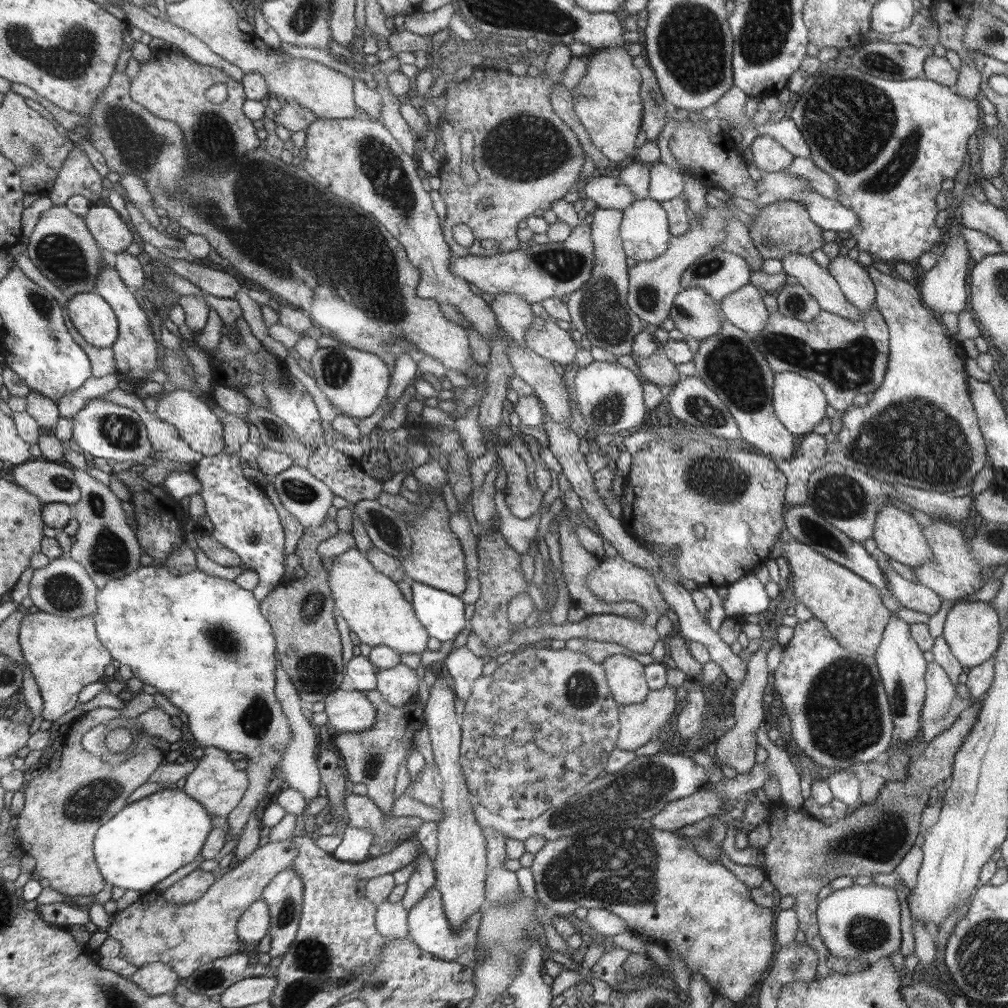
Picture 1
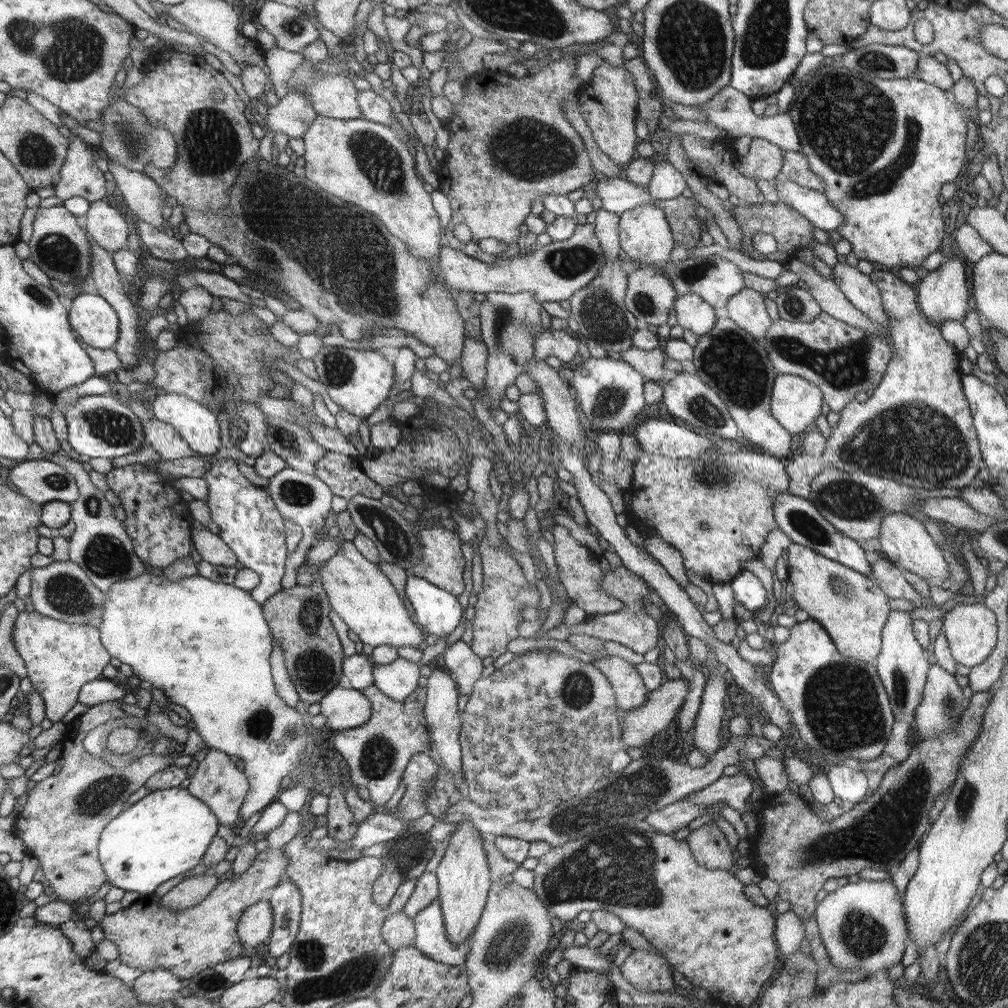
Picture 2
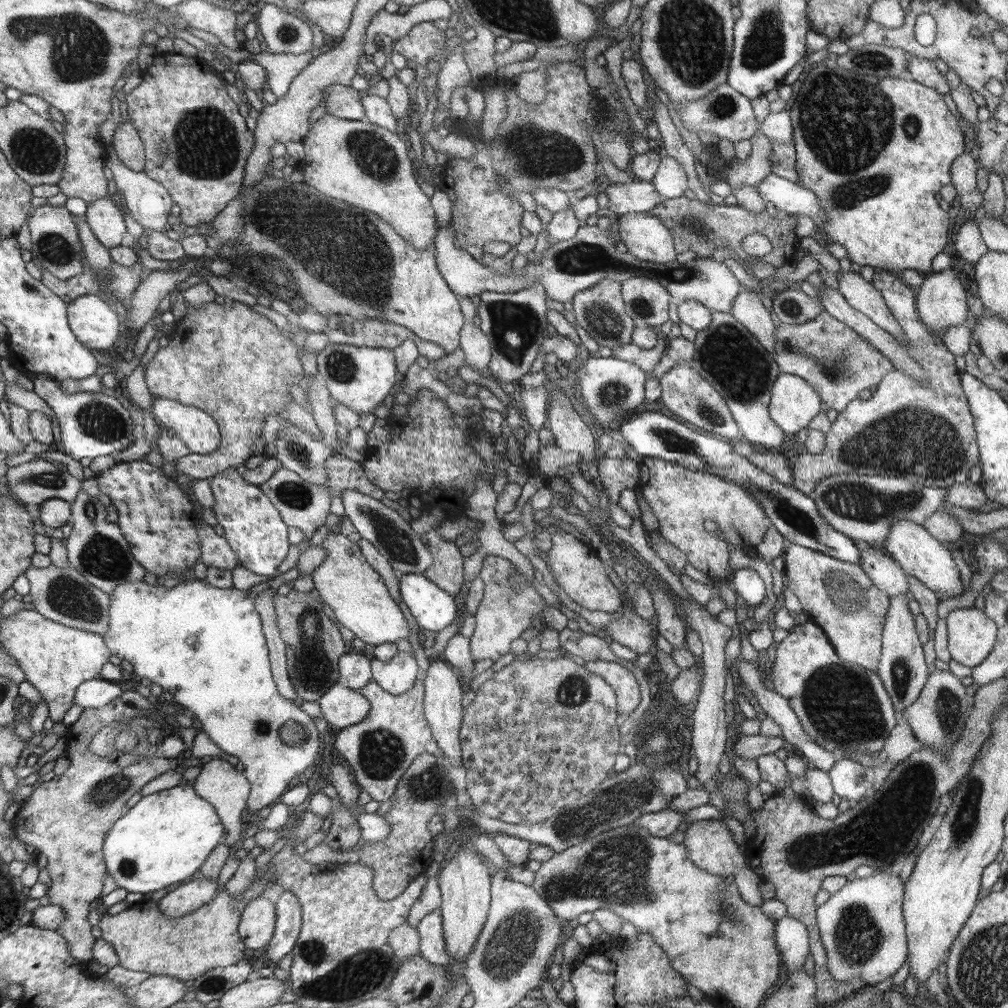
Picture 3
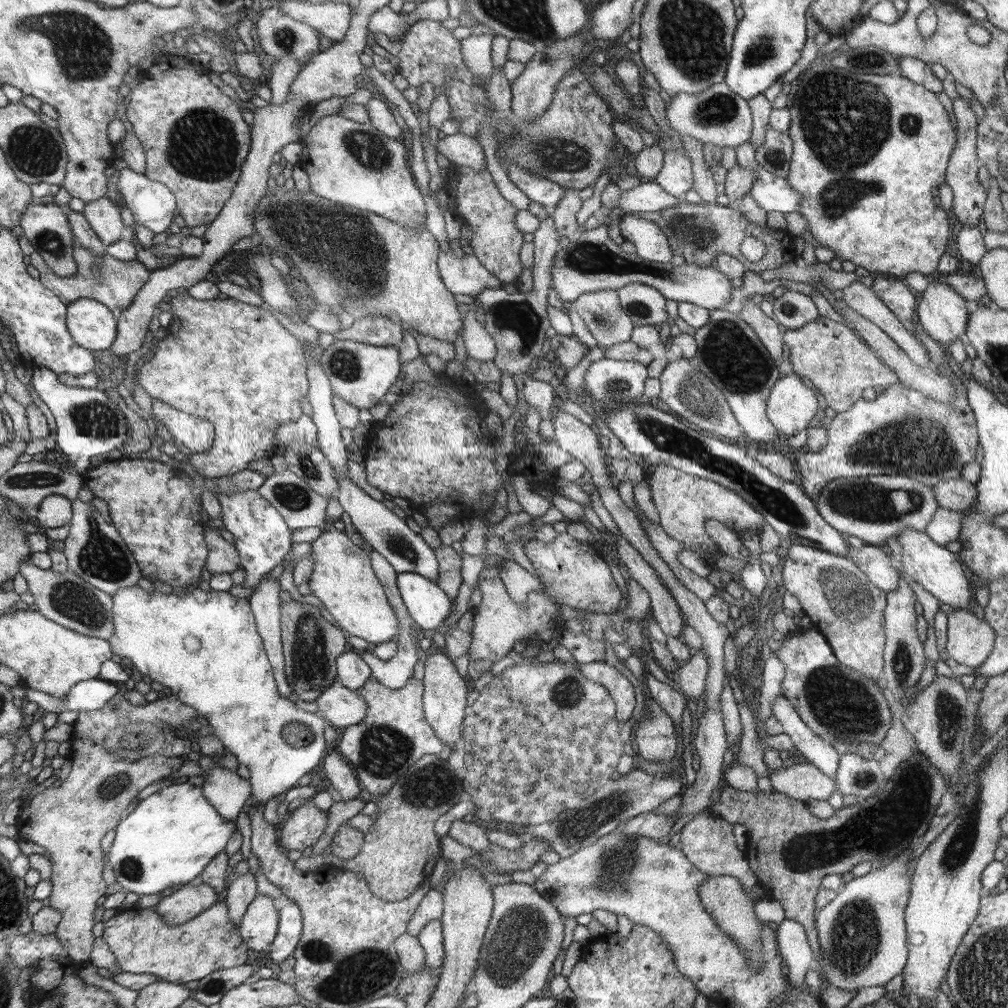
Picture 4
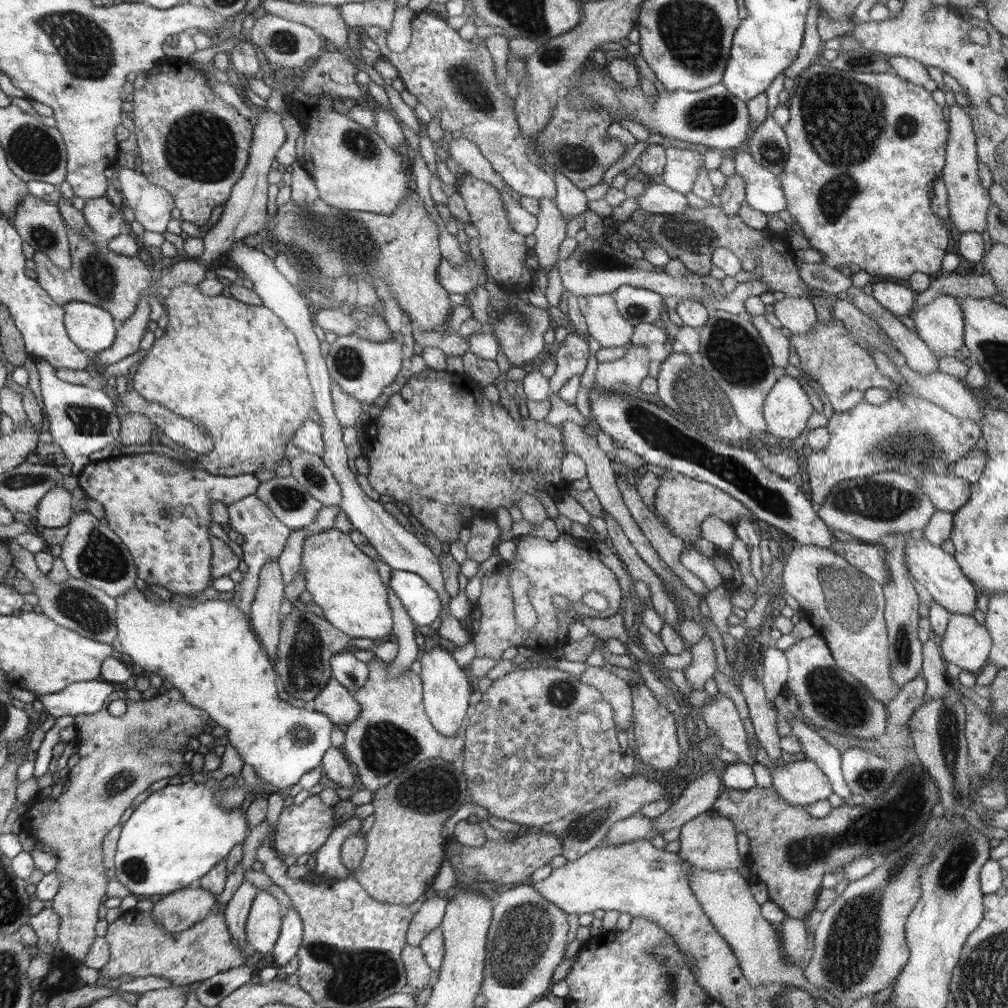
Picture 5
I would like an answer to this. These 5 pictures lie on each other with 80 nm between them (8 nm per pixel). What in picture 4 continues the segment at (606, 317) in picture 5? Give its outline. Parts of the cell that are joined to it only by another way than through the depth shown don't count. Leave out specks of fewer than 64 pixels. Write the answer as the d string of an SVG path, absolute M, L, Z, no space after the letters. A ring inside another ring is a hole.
M615 290L580 294L572 303L597 347L608 347L630 340L633 323L621 312Z

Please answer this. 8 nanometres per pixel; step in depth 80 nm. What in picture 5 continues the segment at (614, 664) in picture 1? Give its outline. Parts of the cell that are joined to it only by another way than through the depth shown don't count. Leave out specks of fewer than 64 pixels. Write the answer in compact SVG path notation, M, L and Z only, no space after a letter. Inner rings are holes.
M586 666L579 675L582 683L597 688L604 696L605 703L613 706L615 723L622 731L626 731L631 724L631 690L629 686L619 680L619 677L609 673L608 669L599 666Z

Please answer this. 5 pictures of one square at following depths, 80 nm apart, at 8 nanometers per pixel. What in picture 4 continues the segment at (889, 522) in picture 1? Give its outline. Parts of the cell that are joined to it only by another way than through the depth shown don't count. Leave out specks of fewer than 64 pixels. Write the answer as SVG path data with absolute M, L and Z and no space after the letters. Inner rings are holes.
M904 528L900 532L897 542L901 546L901 568L904 576L910 577L922 589L935 597L939 604L947 604L954 610L963 610L969 604L971 592L969 592L969 582L963 574L961 564L957 562L957 558L947 552L947 549L941 548L937 543L933 542L927 534L912 528Z

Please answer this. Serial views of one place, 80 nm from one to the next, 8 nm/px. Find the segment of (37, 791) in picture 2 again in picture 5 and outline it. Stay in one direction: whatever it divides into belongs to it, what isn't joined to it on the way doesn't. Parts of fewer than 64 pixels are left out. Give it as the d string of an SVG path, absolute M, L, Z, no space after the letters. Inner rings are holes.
M177 688L167 691L163 695L151 700L128 700L125 692L113 692L110 700L124 700L127 704L126 712L120 716L109 714L109 708L104 708L95 714L80 714L75 717L74 724L78 728L77 744L79 746L79 762L68 776L68 789L61 793L56 800L38 798L30 809L20 818L24 820L25 831L42 845L51 848L51 854L58 858L55 871L60 872L62 885L56 897L52 900L54 911L61 917L60 948L73 957L75 964L83 964L88 956L97 936L100 923L99 910L108 895L107 868L103 858L103 840L107 832L111 832L117 824L121 825L121 816L133 806L137 796L145 794L151 784L163 778L177 777L181 770L187 768L185 754L191 738L205 732L212 718L211 715L199 707L188 704ZM137 738L137 740L135 740ZM152 740L154 747L144 747L145 742Z

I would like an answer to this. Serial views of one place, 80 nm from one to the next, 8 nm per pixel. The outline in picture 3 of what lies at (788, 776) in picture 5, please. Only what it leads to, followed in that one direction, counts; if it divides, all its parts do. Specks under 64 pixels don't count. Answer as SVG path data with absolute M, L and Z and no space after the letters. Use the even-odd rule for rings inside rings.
M808 765L805 774L802 777L790 775L786 778L786 786L789 787L794 794L804 796L808 794L810 798L819 802L829 802L833 796L832 784L829 775L822 770L815 769Z

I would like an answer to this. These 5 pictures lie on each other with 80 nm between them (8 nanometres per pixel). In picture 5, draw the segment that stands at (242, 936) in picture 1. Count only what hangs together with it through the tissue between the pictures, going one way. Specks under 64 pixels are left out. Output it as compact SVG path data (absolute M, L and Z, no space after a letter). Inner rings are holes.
M258 890L252 900L245 931L248 946L261 954L272 952L279 934L279 904L271 894Z

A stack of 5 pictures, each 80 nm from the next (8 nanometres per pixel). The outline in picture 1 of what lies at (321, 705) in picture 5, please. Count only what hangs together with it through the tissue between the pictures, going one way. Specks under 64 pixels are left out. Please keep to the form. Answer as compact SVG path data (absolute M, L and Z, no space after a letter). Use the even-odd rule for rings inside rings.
M351 689L337 690L323 701L329 724L338 733L356 733L371 729L376 708L365 694Z

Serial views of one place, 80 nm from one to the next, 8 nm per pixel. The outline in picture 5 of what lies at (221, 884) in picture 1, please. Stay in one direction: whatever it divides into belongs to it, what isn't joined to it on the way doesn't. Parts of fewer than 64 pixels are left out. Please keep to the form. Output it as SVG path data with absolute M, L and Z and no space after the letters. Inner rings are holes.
M135 906L110 924L105 938L111 945L112 957L99 975L115 980L121 976L130 979L159 976L172 980L177 986L187 986L209 980L245 962L243 951L232 938L223 909L216 909L203 922L177 933L165 930L156 922L152 911L143 912Z

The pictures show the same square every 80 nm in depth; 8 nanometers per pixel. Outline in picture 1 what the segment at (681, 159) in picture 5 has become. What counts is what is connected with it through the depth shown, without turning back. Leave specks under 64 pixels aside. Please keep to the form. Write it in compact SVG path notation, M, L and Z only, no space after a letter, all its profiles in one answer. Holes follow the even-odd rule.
M660 162L649 169L648 197L658 203L671 200L683 190L683 180L679 171L671 170Z

